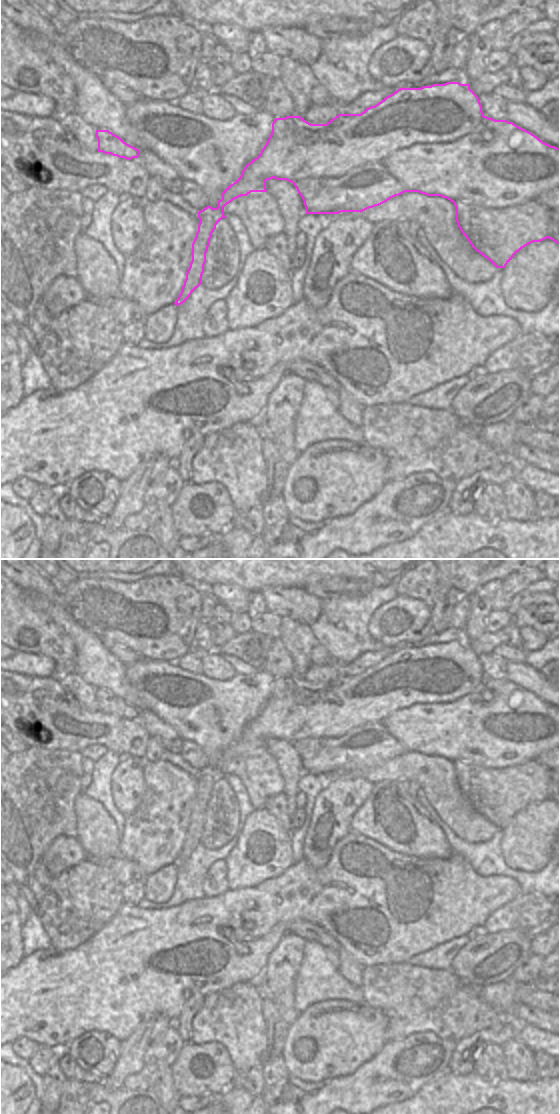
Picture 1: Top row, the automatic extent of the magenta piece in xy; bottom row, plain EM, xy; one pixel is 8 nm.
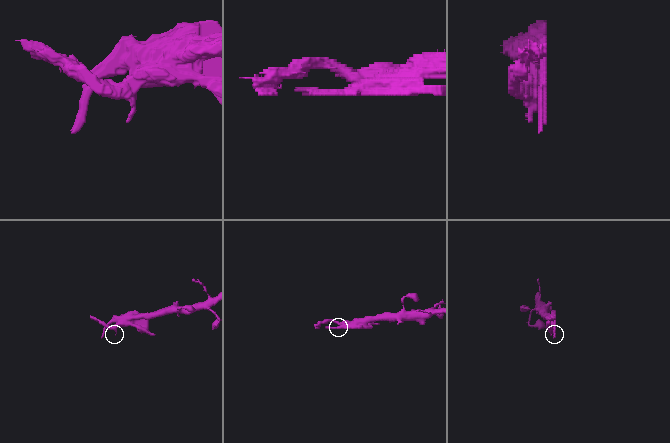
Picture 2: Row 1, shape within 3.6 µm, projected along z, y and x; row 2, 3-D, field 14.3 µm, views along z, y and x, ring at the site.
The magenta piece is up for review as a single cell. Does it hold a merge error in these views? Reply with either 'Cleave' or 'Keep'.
Cleave.

